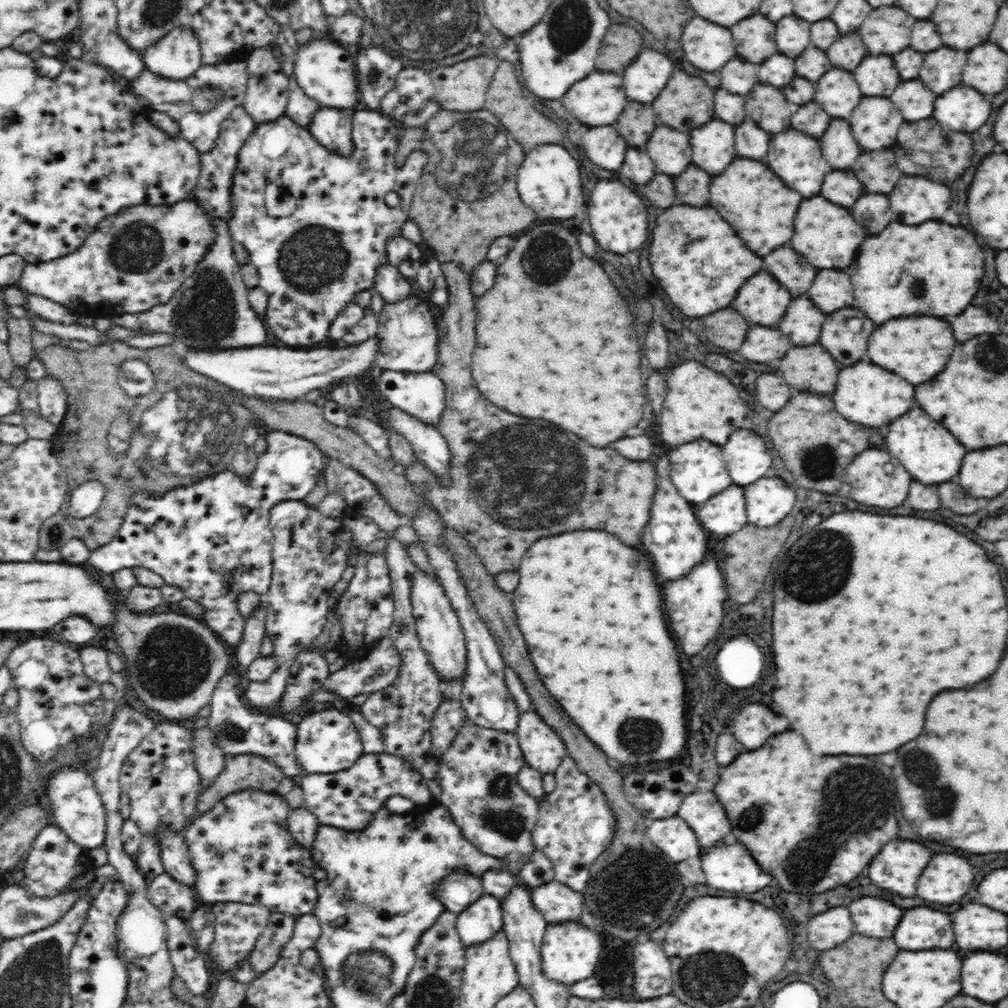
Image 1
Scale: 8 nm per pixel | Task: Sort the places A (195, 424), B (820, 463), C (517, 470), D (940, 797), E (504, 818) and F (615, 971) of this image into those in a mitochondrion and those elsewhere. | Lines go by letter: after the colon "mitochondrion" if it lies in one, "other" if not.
A: mitochondrion
B: mitochondrion
C: mitochondrion
D: mitochondrion
E: mitochondrion
F: other

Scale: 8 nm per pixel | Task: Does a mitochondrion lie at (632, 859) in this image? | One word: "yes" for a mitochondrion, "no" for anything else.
yes

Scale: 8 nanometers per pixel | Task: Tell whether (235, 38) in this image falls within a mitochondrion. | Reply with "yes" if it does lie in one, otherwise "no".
no

